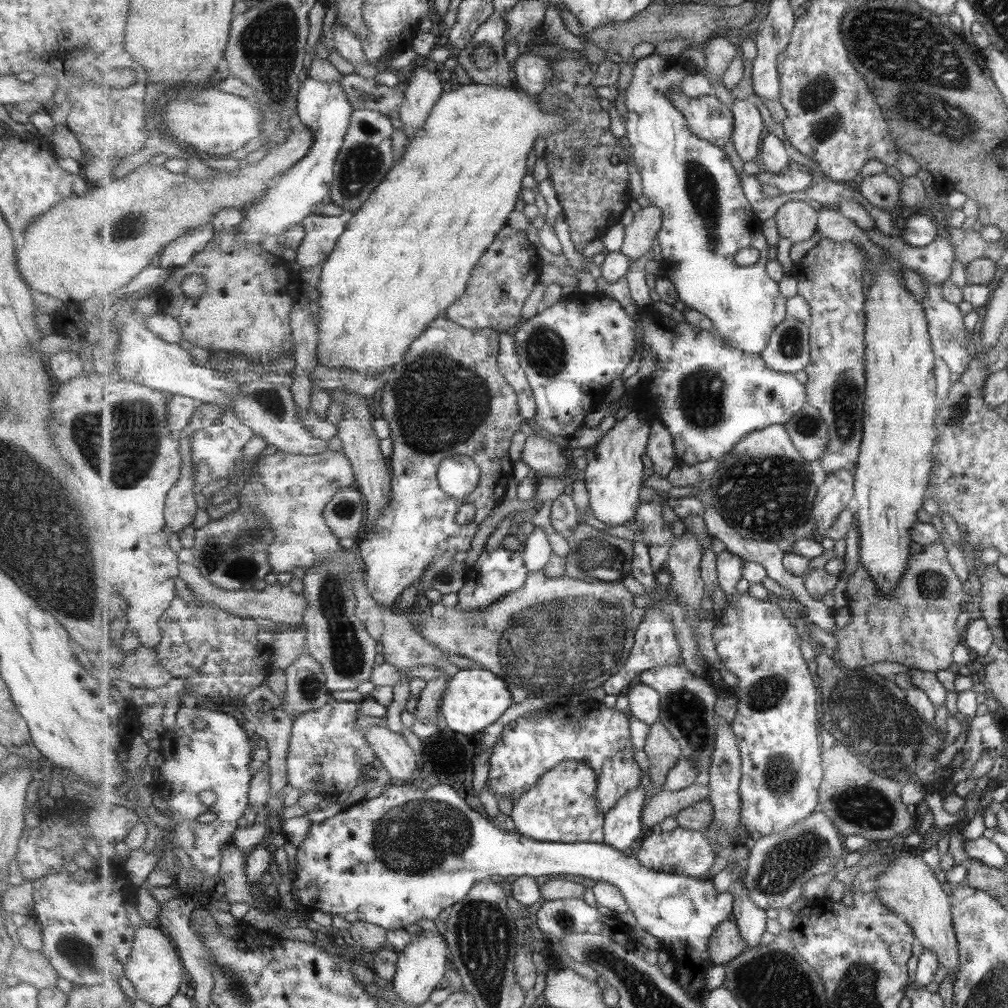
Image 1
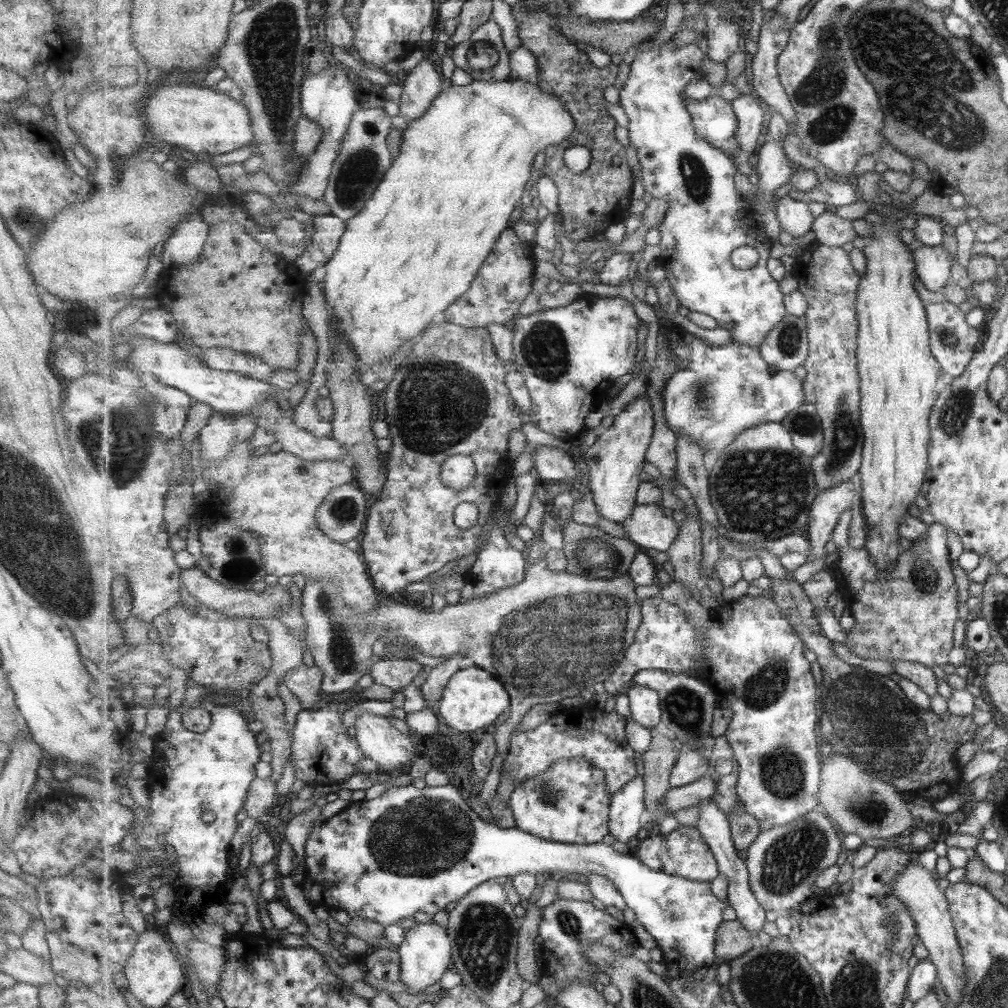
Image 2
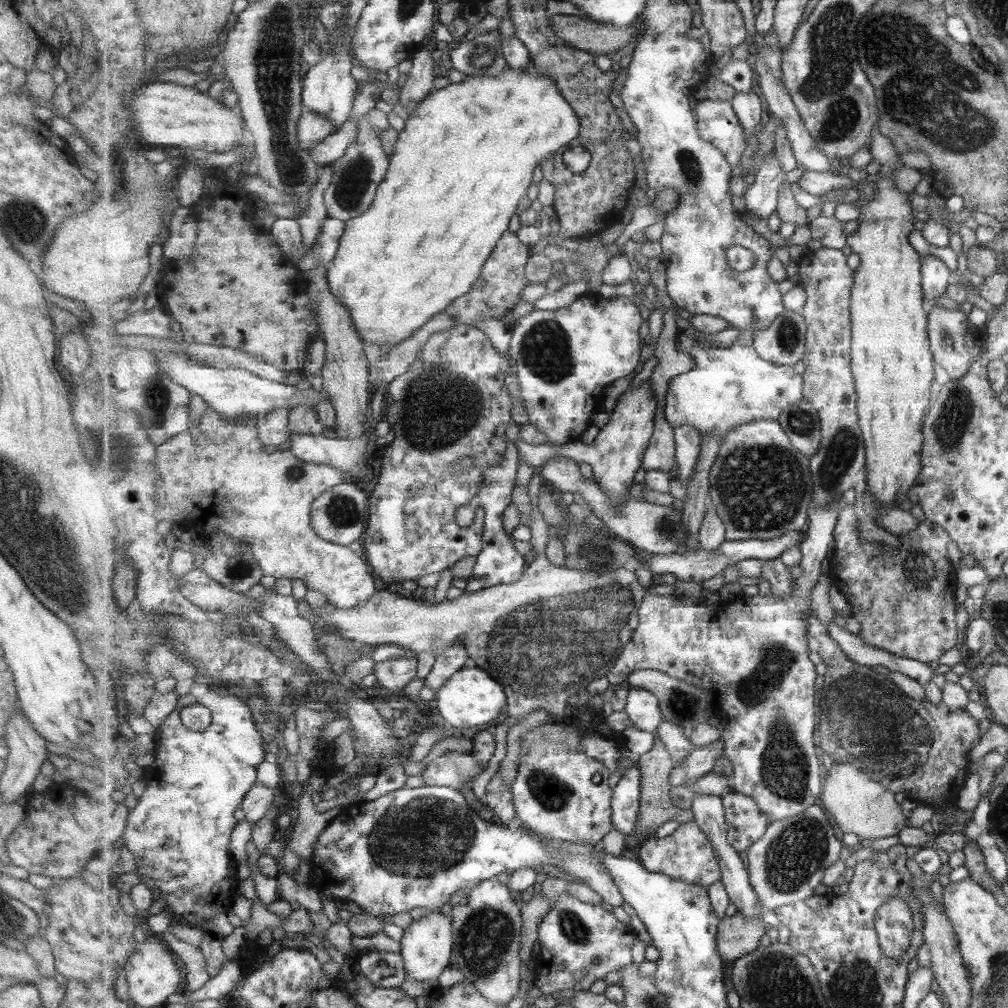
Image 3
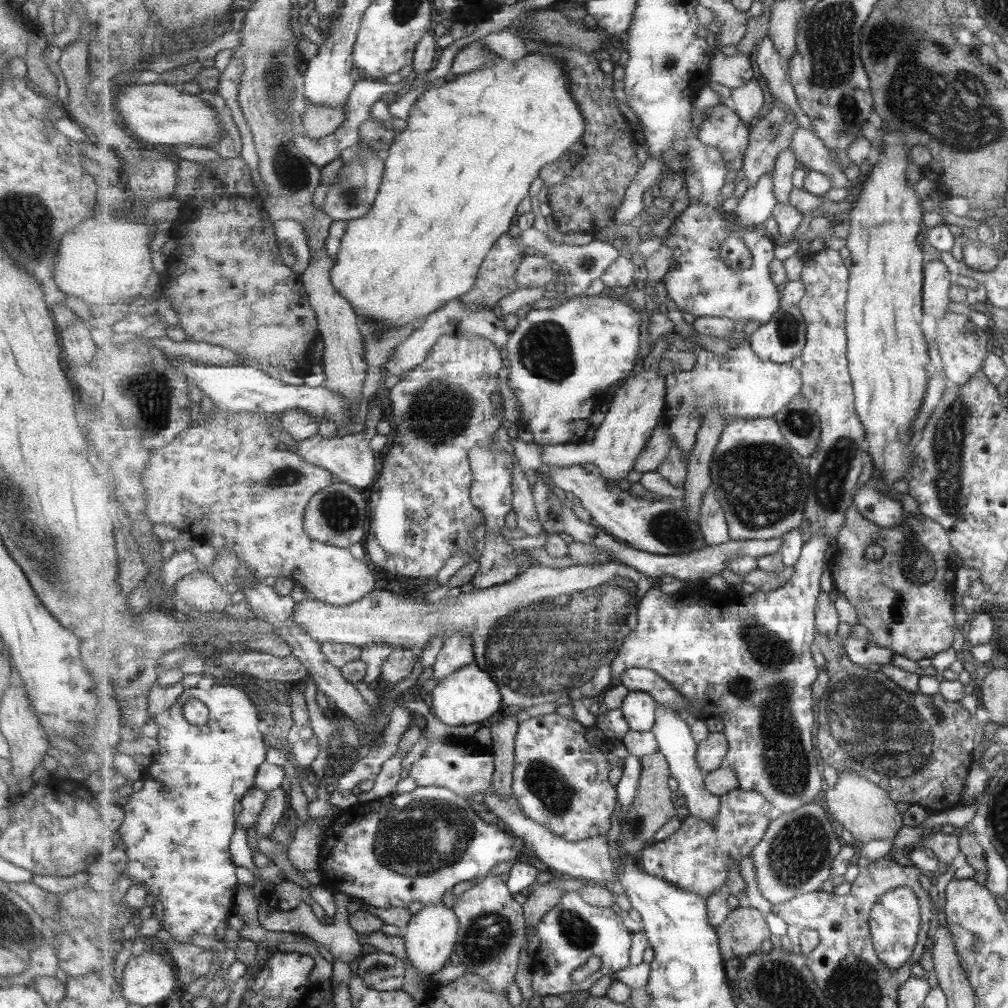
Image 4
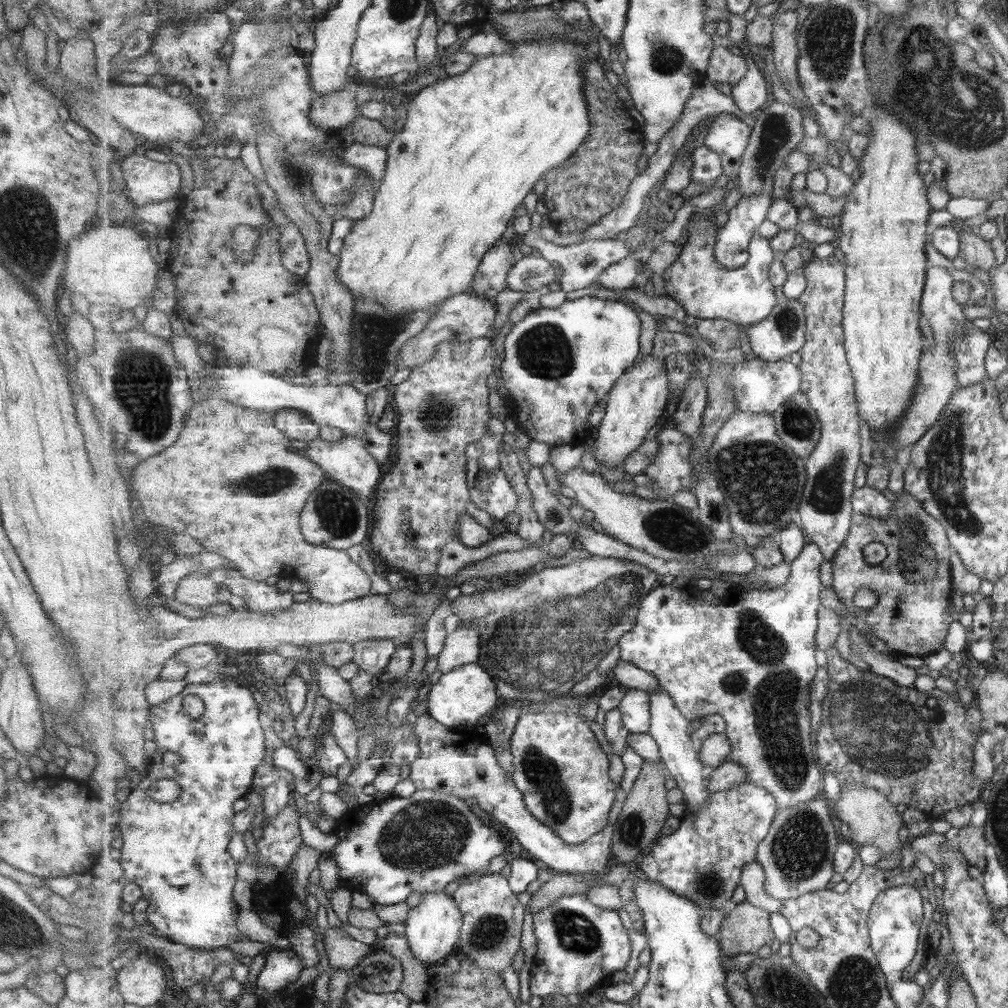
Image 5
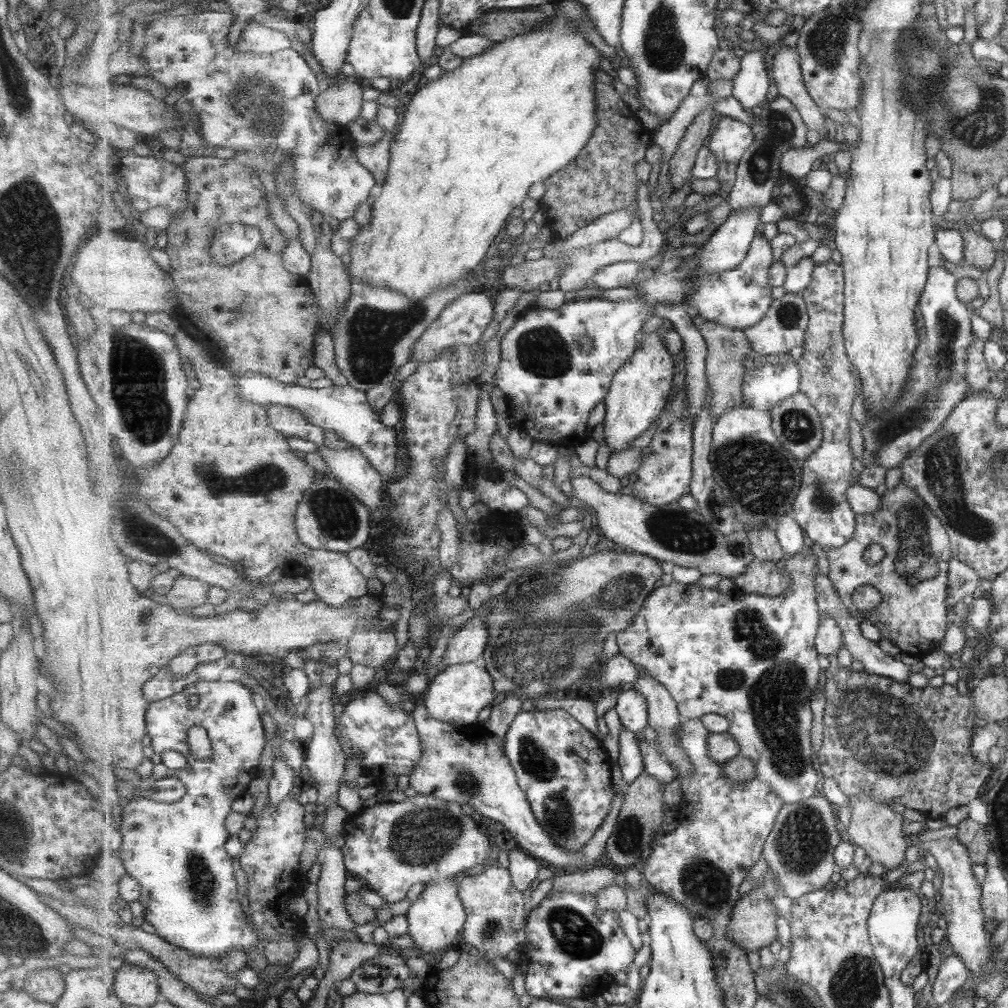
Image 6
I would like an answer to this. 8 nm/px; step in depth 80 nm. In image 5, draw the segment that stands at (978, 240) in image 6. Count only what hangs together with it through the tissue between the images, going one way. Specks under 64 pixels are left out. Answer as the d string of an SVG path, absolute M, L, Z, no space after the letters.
M959 232L958 239L960 242L959 254L964 259L967 267L988 271L996 266L989 241L983 240L972 233L967 234L962 232Z

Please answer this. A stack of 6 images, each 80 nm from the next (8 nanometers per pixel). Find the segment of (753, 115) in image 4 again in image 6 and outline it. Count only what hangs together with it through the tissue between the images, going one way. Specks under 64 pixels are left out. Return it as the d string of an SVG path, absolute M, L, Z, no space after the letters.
M765 50L749 51L742 57L742 71L734 79L734 94L747 110L759 107L767 100L769 72L765 66Z

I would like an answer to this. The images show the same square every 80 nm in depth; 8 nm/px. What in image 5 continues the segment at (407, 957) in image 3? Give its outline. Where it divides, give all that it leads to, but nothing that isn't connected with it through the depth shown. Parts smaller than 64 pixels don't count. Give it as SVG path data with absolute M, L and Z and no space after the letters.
M430 892L422 897L422 903L415 906L406 922L404 934L408 938L413 954L426 966L433 966L445 962L456 954L460 932L464 923L464 916L457 906L454 895L441 892Z

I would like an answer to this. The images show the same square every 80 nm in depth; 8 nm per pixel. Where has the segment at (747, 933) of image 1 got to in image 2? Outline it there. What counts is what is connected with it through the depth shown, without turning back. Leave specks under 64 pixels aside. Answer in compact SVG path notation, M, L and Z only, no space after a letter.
M712 798L699 804L699 807L701 818L699 819L697 828L700 829L700 833L708 842L711 852L715 854L721 874L729 877L728 901L736 911L737 919L744 924L745 928L748 928L751 932L761 932L763 924L767 924L767 912L761 906L751 888L748 864L745 860L737 856L738 849L734 844L728 815L717 806L717 803Z

